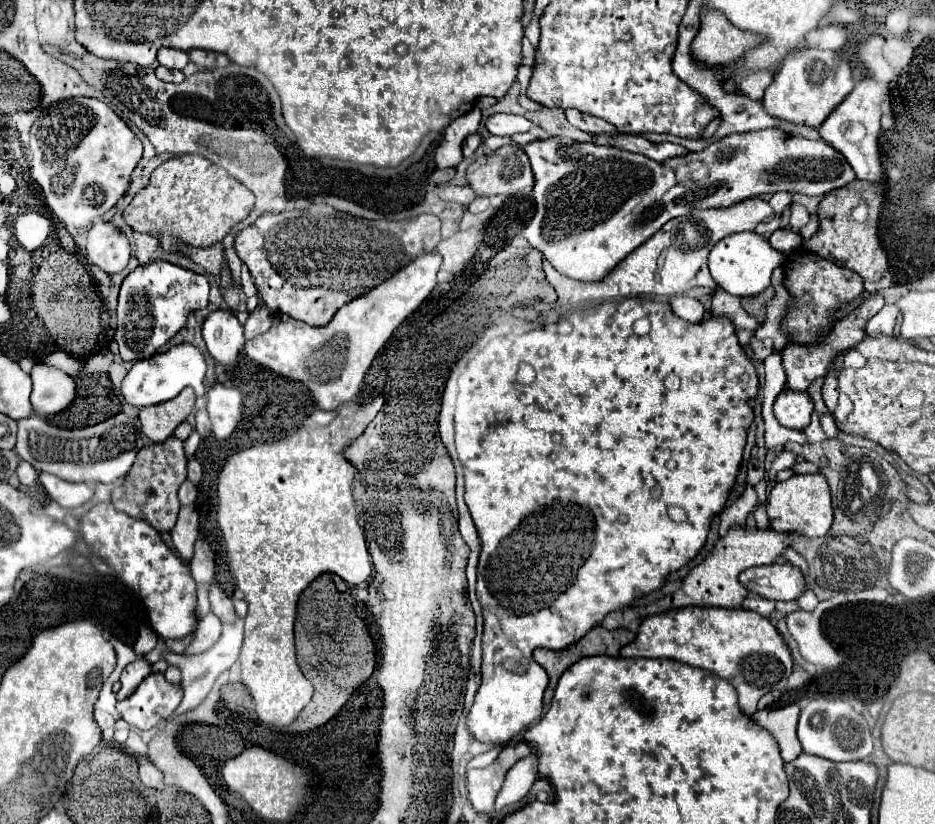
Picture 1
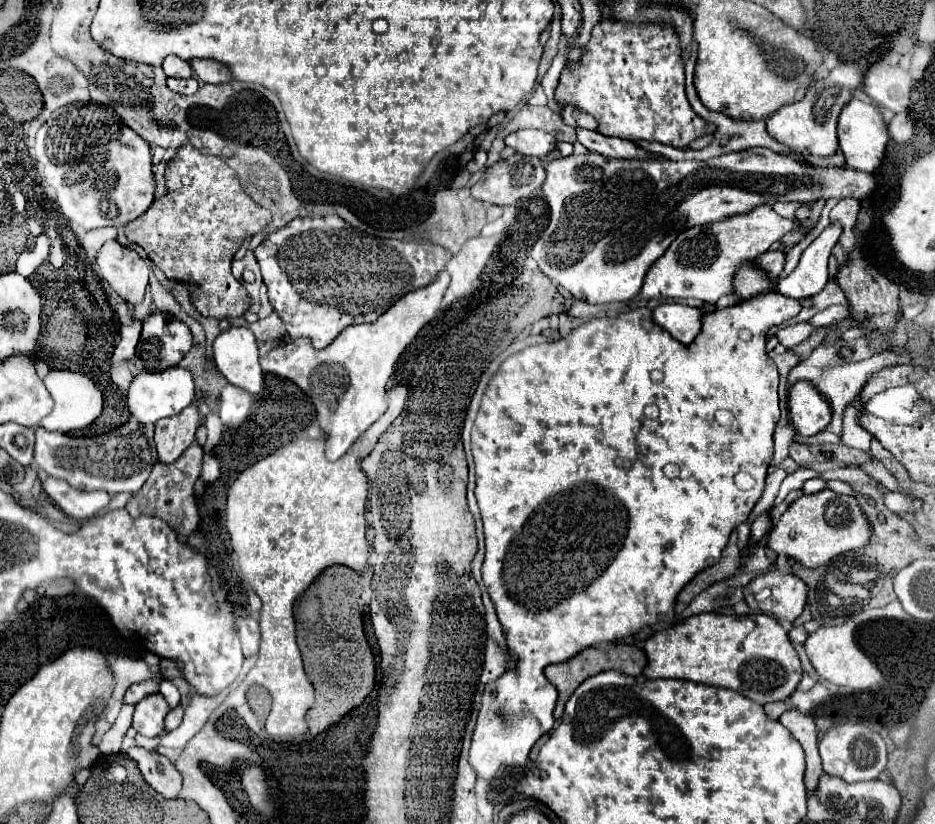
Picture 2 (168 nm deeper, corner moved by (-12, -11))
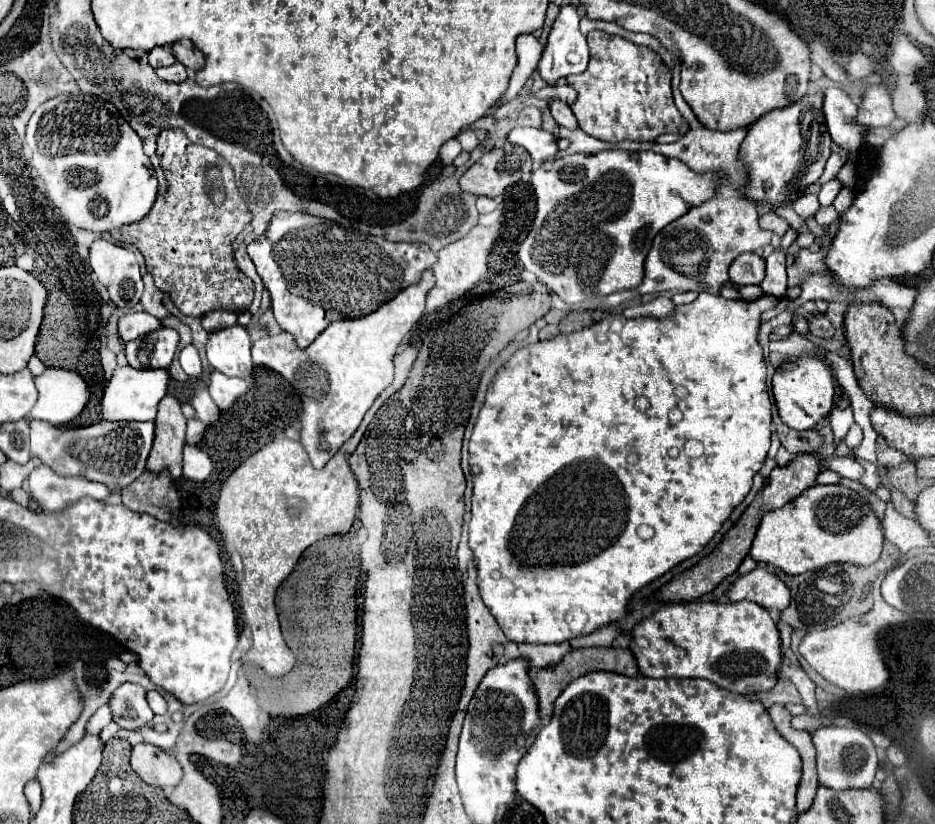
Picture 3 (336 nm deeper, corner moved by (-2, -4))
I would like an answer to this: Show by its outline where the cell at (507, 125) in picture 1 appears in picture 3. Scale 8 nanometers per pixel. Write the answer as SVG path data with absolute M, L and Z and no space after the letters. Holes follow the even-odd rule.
M513 128L509 132L509 142L523 146L537 164L553 160L559 152L557 138L543 128Z

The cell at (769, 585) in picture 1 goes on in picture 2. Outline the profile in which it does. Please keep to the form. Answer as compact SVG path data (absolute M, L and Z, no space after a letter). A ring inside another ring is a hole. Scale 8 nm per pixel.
M777 569L755 577L743 587L751 609L793 623L807 603L807 585L795 575L783 575Z

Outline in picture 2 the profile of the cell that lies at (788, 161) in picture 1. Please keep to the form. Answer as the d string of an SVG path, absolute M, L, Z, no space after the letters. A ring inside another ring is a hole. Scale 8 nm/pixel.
M755 147L755 151L727 153L709 161L637 161L607 159L599 153L583 153L557 157L545 165L545 171L547 177L543 183L543 195L549 205L549 217L541 217L539 213L527 209L519 211L515 223L503 231L503 239L493 255L523 257L523 267L527 263L537 263L537 267L553 283L559 285L559 279L567 279L563 283L569 287L563 289L567 289L575 299L587 303L611 303L635 297L643 285L647 269L655 263L655 259L665 253L665 249L675 241L681 231L693 225L707 225L731 215L743 215L759 205L773 205L779 201L779 195L783 203L815 203L819 199L865 199L875 189L875 177L865 171L837 165L817 167L807 161L801 161L799 157L775 153L763 147Z

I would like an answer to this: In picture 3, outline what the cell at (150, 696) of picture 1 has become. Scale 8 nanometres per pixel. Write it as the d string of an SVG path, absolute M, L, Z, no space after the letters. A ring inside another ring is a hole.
M125 682L109 698L113 722L123 730L139 730L153 720L153 710L147 704L145 688Z

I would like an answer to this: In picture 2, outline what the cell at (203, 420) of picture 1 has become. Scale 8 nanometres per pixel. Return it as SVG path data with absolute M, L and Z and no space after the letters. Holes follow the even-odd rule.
M181 367L165 369L163 373L139 373L129 387L127 393L127 407L131 415L139 423L155 423L163 417L173 417L181 413L187 405L191 405L195 399L195 381L191 371Z

